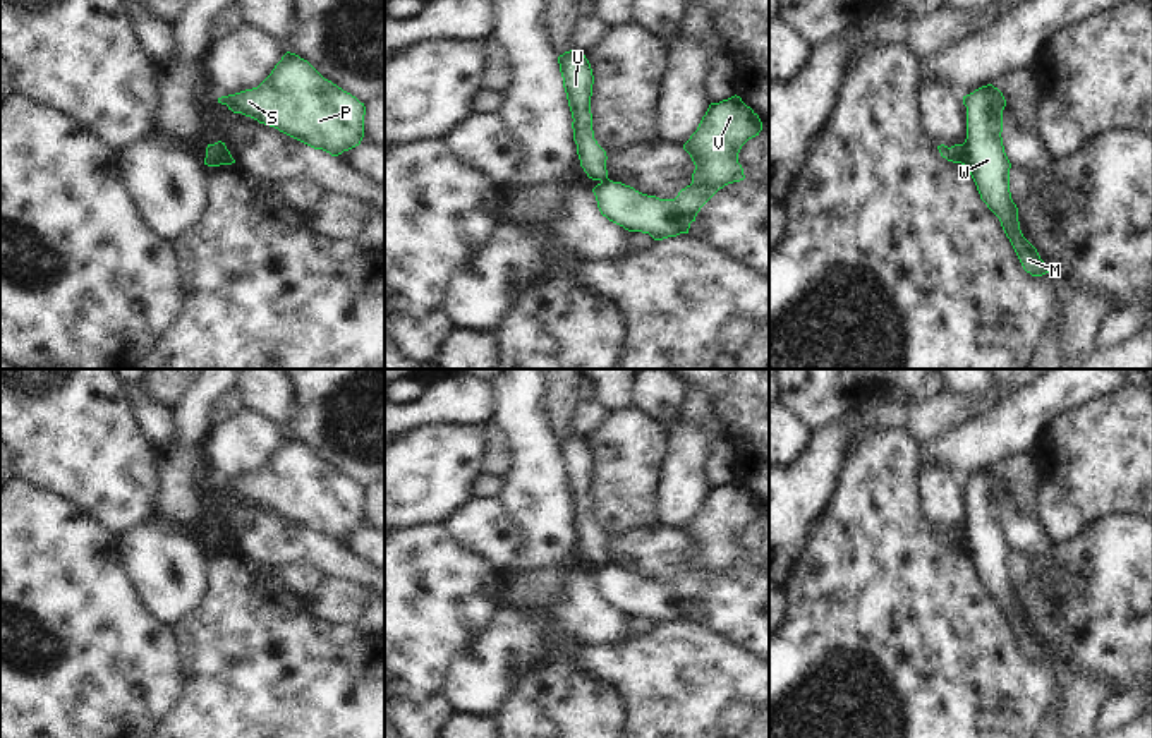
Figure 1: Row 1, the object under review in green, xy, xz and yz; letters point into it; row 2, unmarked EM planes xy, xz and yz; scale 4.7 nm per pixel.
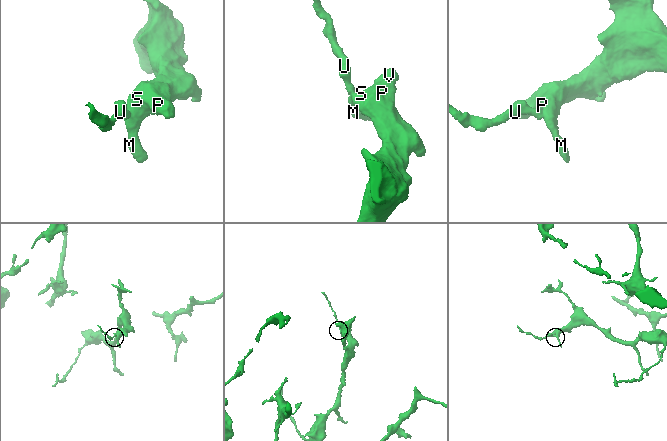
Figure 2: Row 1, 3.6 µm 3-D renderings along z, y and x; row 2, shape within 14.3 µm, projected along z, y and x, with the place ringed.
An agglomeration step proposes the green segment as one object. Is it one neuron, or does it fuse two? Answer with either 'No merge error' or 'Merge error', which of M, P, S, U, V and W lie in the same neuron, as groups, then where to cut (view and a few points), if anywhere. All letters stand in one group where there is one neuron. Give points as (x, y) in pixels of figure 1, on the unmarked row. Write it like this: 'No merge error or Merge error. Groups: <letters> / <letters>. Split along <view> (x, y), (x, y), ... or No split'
Merge error. Groups: M P S V W / U. Split along yz (962, 529), (964, 548).

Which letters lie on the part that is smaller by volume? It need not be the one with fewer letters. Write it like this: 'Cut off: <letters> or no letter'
Cut off: U.

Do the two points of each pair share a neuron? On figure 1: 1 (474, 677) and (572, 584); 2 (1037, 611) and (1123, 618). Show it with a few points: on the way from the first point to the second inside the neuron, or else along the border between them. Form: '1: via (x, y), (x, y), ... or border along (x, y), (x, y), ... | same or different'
1: via (502, 653), (515, 639), (539, 632), (560, 611) | same
2: via (1058, 611), (1103, 611) | same

